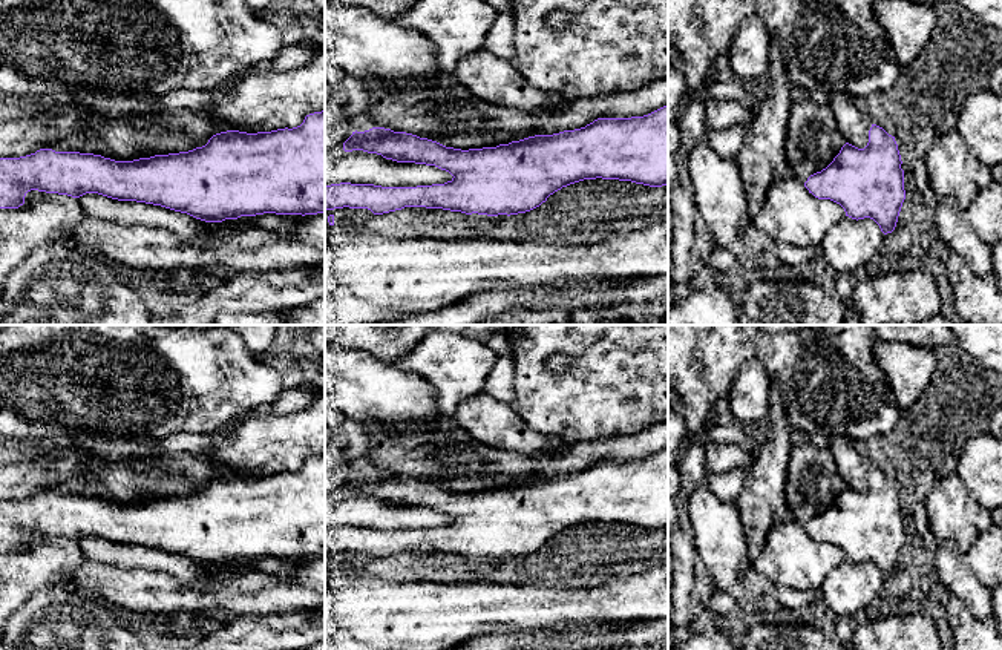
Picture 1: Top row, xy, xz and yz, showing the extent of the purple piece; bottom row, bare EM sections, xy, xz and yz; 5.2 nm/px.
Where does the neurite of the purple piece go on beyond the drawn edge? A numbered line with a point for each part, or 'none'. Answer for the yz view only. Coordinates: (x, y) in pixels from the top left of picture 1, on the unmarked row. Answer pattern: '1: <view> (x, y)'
none

